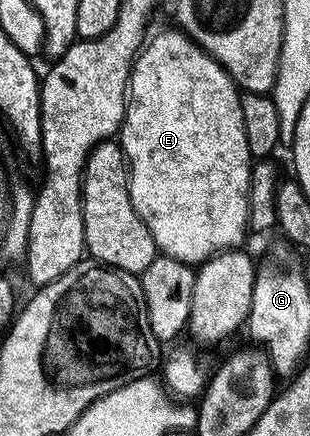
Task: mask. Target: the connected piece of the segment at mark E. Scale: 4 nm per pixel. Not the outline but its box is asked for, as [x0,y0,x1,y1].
[117,28,253,264]

